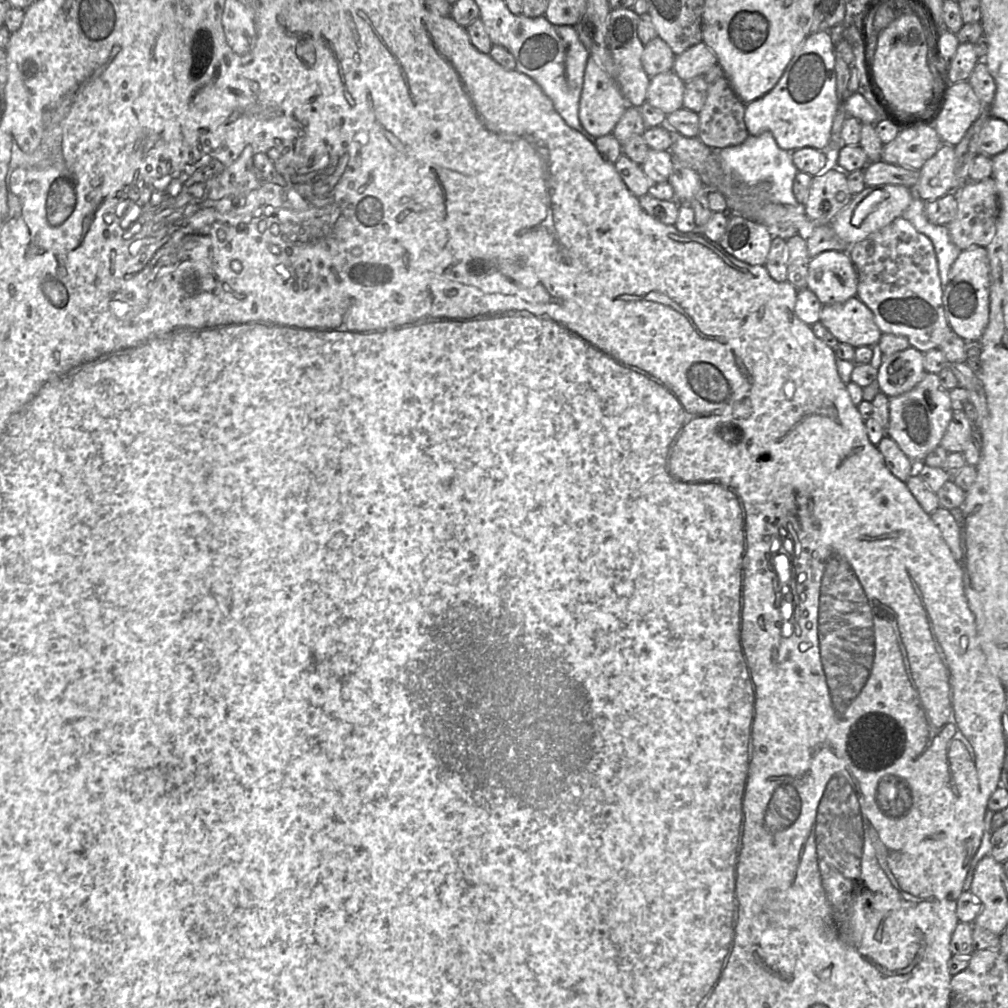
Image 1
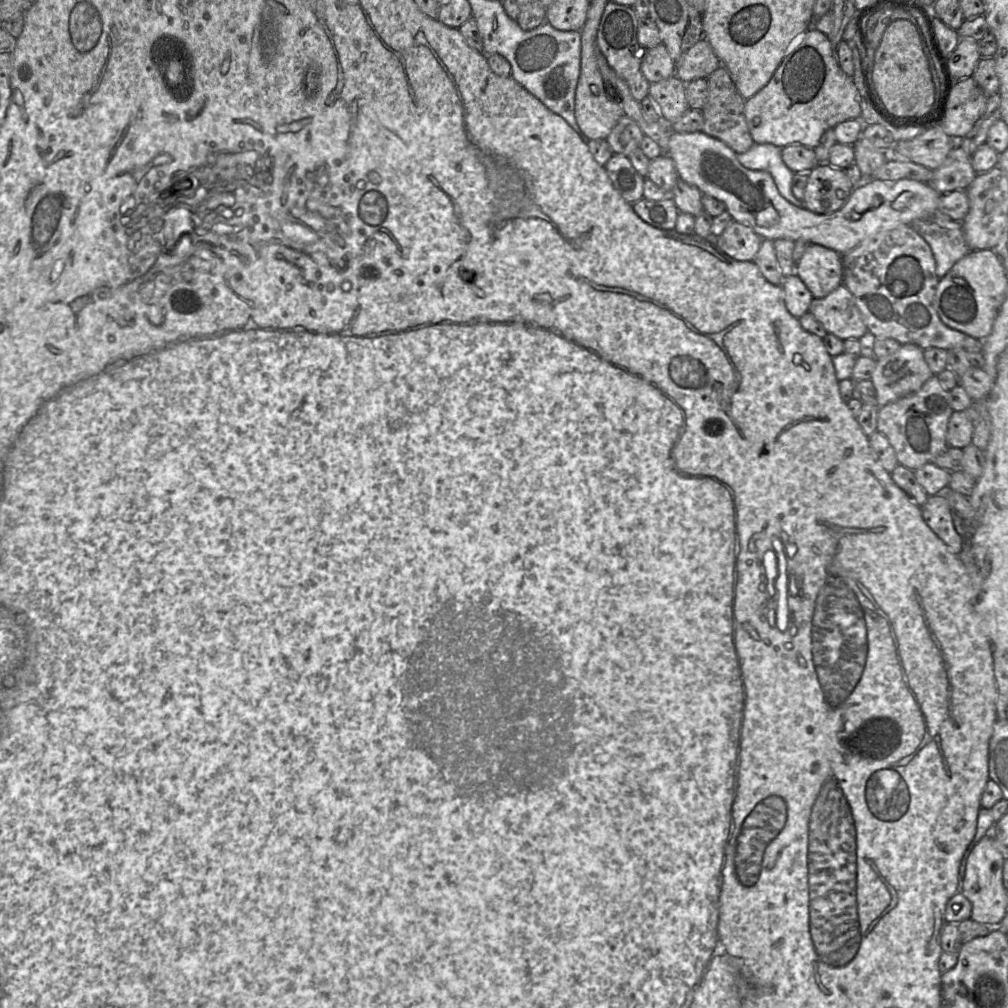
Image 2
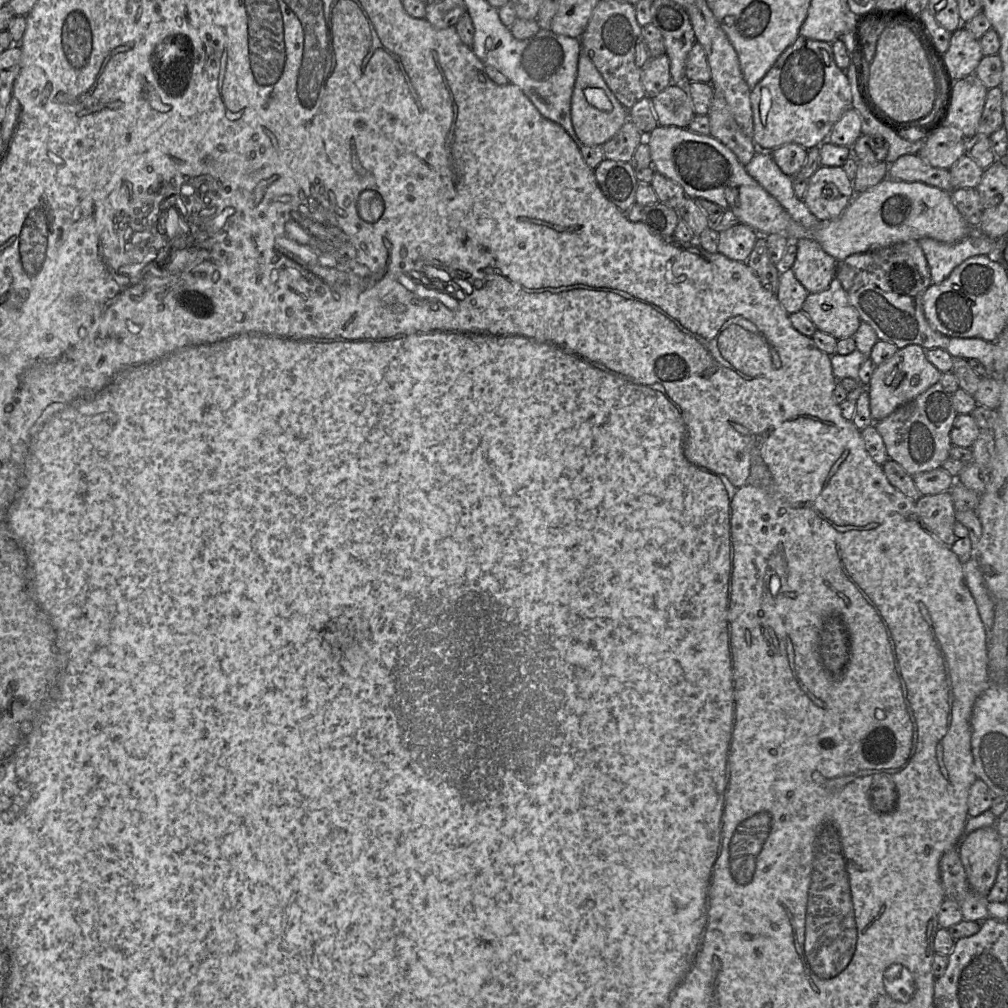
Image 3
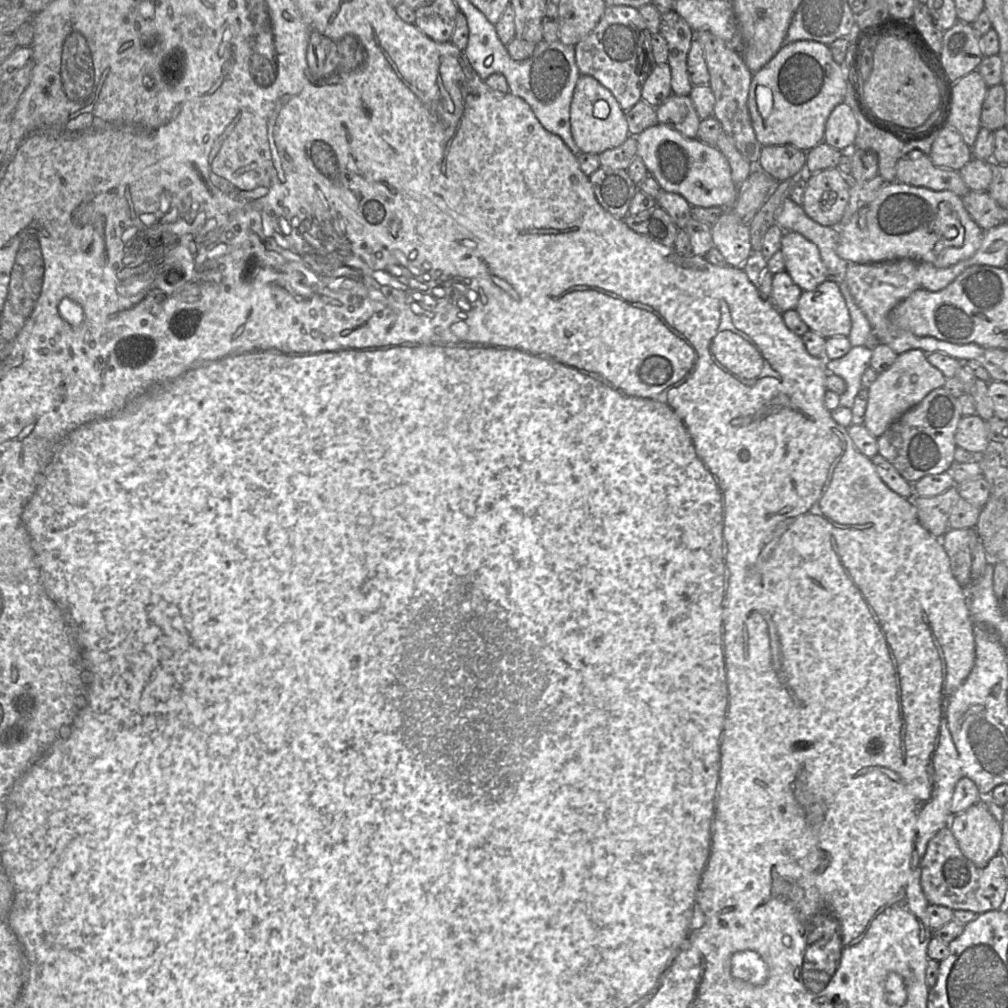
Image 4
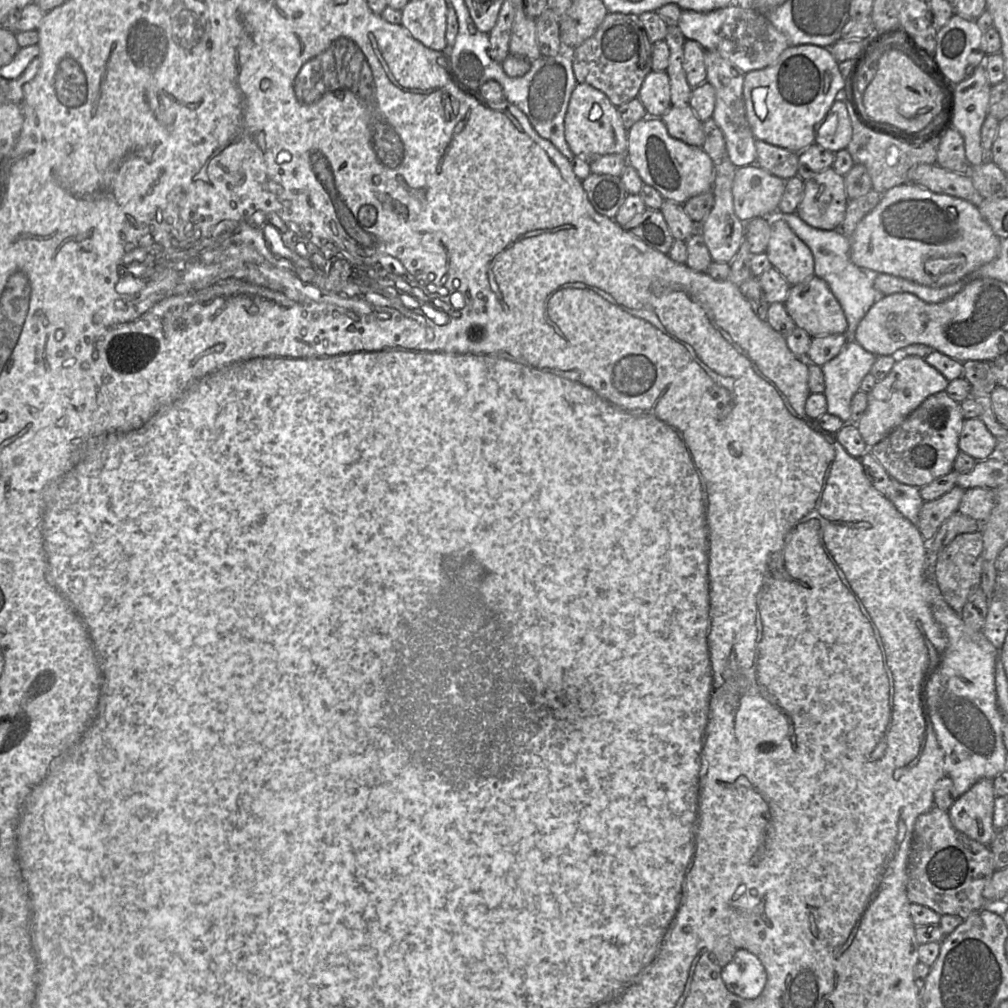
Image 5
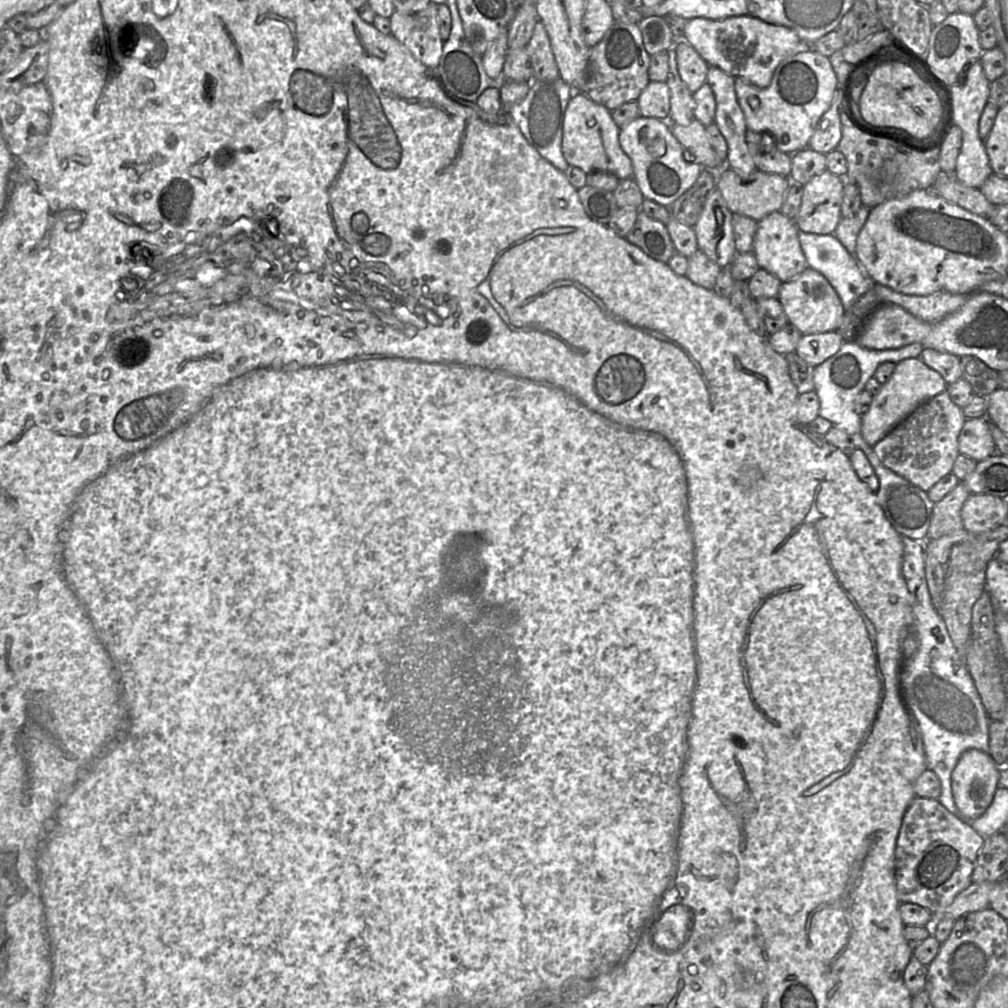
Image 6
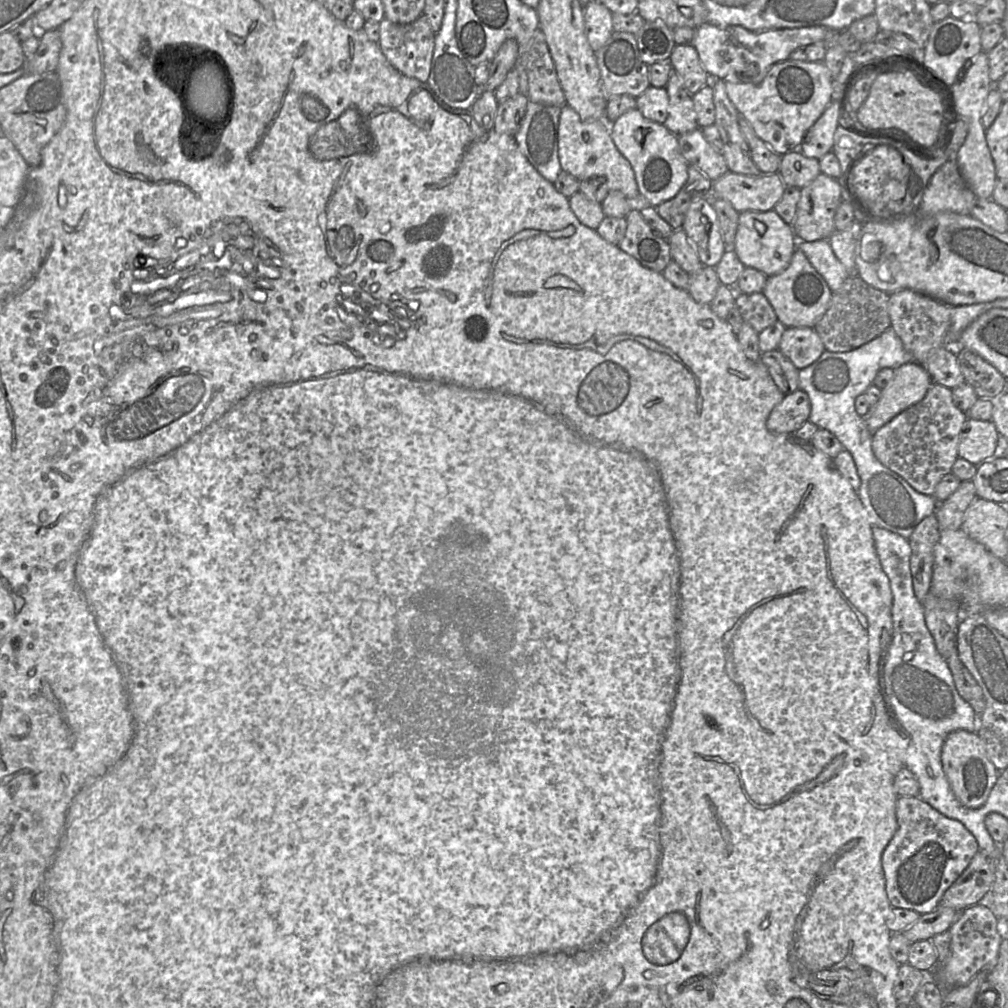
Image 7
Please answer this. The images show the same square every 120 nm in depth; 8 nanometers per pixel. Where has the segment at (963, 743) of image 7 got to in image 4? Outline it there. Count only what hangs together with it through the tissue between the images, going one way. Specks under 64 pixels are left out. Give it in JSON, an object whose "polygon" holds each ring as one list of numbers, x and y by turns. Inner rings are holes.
{"polygon":[[989,798,982,799,953,815,949,824,962,853,979,868,999,854,1002,841,1001,822,991,814,988,803]]}

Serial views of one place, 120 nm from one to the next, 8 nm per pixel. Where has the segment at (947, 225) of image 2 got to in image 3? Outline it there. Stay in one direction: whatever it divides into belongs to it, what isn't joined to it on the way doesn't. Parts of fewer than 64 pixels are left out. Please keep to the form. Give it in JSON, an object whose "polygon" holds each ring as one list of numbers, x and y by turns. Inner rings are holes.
{"polygon":[[969,226,969,233,955,243,944,243,932,238,918,242,928,262,932,282,944,281,966,259,977,255,996,255,1004,240,993,240,979,226]]}

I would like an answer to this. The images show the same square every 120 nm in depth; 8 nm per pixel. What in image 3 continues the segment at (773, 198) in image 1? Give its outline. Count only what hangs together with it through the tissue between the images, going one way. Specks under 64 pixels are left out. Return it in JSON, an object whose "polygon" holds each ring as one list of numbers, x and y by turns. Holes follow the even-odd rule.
{"polygon":[[758,151,745,169,795,221,806,228,814,228,817,223,820,223,809,211,804,201,796,197,793,178,780,170,770,152]]}

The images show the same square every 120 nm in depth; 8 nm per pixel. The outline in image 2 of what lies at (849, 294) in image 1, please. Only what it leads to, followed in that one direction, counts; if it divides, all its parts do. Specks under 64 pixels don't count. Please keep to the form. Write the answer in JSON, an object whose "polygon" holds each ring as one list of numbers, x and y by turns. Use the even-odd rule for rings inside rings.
{"polygon":[[808,244,795,265,795,274,814,298,823,298,843,282,842,256,821,245]]}

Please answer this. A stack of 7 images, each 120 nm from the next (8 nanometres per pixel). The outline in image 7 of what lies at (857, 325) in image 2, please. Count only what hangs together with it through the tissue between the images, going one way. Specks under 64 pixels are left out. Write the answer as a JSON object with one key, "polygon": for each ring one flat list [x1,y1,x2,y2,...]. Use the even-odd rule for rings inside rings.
{"polygon":[[796,248,788,267,779,274,767,277,762,294,773,307,777,320,786,327,810,327,814,329,815,324,829,307,832,291,804,253]]}

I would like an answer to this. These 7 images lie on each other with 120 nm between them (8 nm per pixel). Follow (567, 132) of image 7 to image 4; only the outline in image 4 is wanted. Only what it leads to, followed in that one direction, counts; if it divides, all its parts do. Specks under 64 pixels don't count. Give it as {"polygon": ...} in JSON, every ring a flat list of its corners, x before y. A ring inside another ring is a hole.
{"polygon":[[580,75,570,106,570,128,575,144,584,153,600,154,621,145,629,136,625,112,599,81,589,75]]}

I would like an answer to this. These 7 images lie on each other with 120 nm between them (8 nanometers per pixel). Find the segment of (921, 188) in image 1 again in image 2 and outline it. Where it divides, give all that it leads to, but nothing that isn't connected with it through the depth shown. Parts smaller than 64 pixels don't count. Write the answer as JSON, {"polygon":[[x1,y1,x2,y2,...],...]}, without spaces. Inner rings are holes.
{"polygon":[[953,147,943,164,933,171,929,184,939,194,966,190,977,175,971,157,961,147]]}

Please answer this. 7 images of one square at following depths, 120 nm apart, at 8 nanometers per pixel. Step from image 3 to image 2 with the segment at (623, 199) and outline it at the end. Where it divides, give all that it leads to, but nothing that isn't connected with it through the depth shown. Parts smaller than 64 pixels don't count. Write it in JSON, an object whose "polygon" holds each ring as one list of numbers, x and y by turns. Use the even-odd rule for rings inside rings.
{"polygon":[[614,153,604,166,613,187,630,205,643,198,645,178,632,166,627,156]]}

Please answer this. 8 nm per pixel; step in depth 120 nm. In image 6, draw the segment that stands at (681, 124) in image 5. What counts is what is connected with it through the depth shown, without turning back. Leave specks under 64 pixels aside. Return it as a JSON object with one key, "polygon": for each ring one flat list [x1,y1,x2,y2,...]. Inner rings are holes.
{"polygon":[[694,119,687,126,671,124,671,132,683,150,687,148,693,154,693,163,711,171,719,171,725,167,710,144,705,126,698,120]]}

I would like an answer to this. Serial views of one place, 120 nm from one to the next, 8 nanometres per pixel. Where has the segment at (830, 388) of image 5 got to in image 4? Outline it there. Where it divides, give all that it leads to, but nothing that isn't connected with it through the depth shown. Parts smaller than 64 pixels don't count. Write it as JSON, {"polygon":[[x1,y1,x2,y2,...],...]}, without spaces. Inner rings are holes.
{"polygon":[[854,346,841,358,825,360,828,372,835,374,846,383,845,392,840,395,839,406,852,410,855,398,862,388,862,376,866,369,870,367,873,348,868,346]]}

